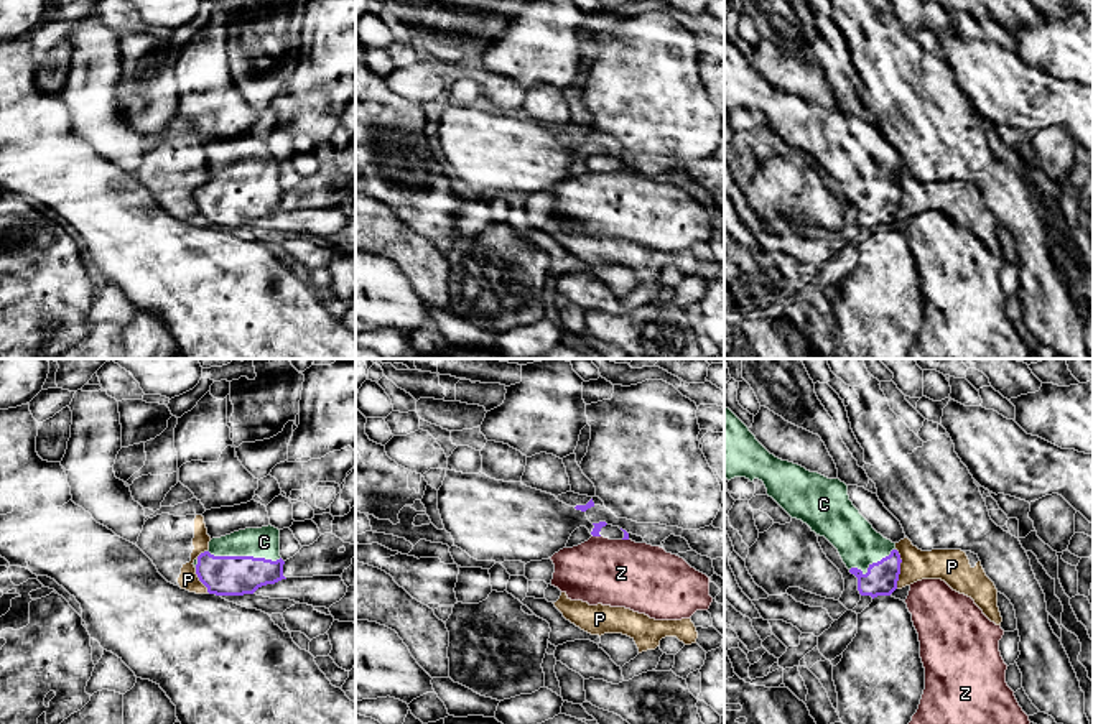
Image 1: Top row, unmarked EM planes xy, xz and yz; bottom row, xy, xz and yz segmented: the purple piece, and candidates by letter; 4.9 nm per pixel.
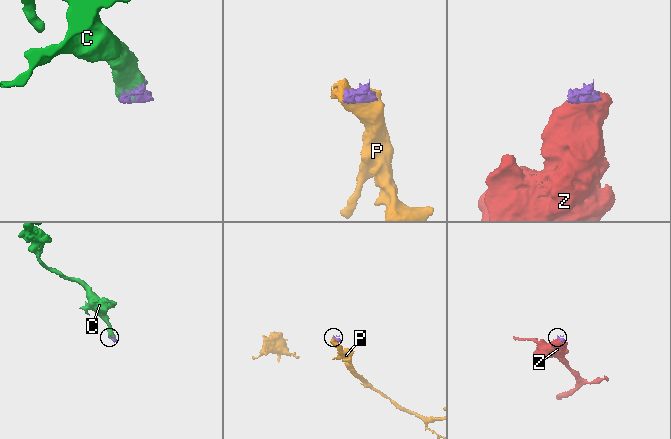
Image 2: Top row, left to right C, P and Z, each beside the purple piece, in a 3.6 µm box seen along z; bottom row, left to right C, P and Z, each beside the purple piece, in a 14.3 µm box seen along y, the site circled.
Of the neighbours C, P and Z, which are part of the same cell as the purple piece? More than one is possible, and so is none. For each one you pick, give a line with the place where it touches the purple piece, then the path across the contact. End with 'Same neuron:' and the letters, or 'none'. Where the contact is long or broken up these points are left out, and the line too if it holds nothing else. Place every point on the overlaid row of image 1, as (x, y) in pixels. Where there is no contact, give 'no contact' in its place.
C: meets purple in xy at (244, 556)
Z: meets purple in xz at (596, 535); runs through xz (599, 525), (596, 535), (596, 548), (621, 573)
Same neuron: C, Z

